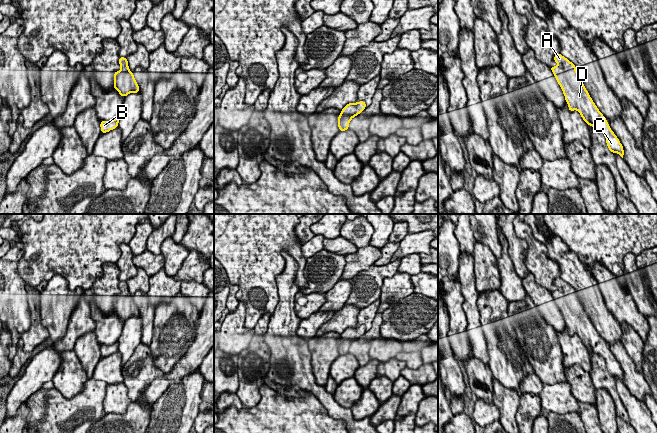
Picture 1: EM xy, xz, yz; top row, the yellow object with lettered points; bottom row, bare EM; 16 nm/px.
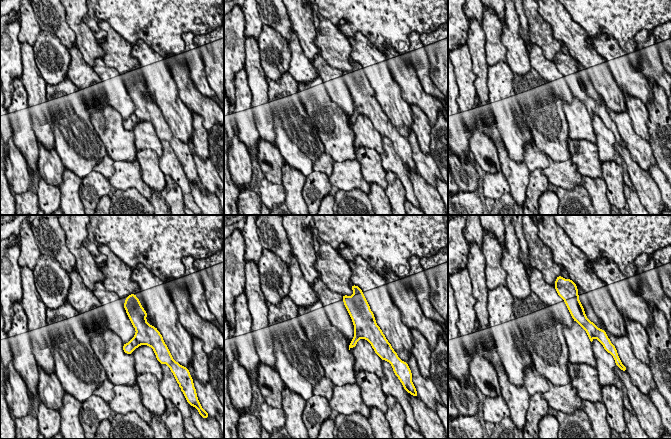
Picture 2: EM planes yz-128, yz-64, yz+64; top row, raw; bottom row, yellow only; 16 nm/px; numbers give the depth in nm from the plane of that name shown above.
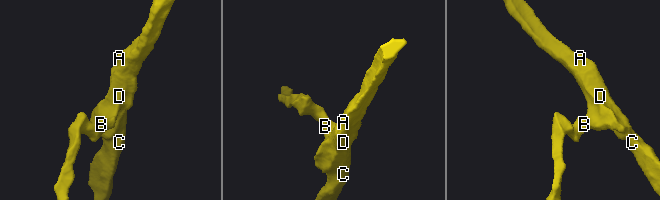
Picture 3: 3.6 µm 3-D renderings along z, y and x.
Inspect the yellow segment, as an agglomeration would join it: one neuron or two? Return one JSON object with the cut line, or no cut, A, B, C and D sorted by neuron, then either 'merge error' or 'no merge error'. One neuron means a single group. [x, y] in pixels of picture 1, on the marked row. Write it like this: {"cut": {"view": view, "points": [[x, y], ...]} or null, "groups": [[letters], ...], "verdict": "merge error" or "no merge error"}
{"cut": null, "groups": [["A", "B", "C", "D"]], "verdict": "no merge error"}

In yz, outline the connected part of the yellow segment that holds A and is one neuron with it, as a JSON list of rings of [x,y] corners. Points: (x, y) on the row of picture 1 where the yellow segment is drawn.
[[[560,53],[554,56],[554,61],[558,65],[550,69],[562,88],[569,111],[577,110],[587,125],[591,125],[604,134],[609,150],[612,153],[618,153],[623,158],[624,150],[620,140],[584,87],[576,66]]]

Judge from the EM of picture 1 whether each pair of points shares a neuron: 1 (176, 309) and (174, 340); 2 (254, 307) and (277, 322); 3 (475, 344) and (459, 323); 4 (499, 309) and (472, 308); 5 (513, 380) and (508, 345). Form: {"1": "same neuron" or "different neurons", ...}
{"1": "same neuron", "2": "different neurons", "3": "different neurons", "4": "different neurons", "5": "same neuron"}

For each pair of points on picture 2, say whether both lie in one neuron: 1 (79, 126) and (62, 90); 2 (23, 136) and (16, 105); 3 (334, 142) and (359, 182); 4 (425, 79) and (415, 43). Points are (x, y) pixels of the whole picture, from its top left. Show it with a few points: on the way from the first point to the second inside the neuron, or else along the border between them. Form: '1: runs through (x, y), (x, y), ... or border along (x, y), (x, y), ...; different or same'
1: runs through (71, 117), (66, 109), (64, 99); same
2: runs through (22, 128), (18, 113); same
3: border along (355, 158), (334, 161); different
4: runs through (423, 70), (423, 60), (419, 52); same

